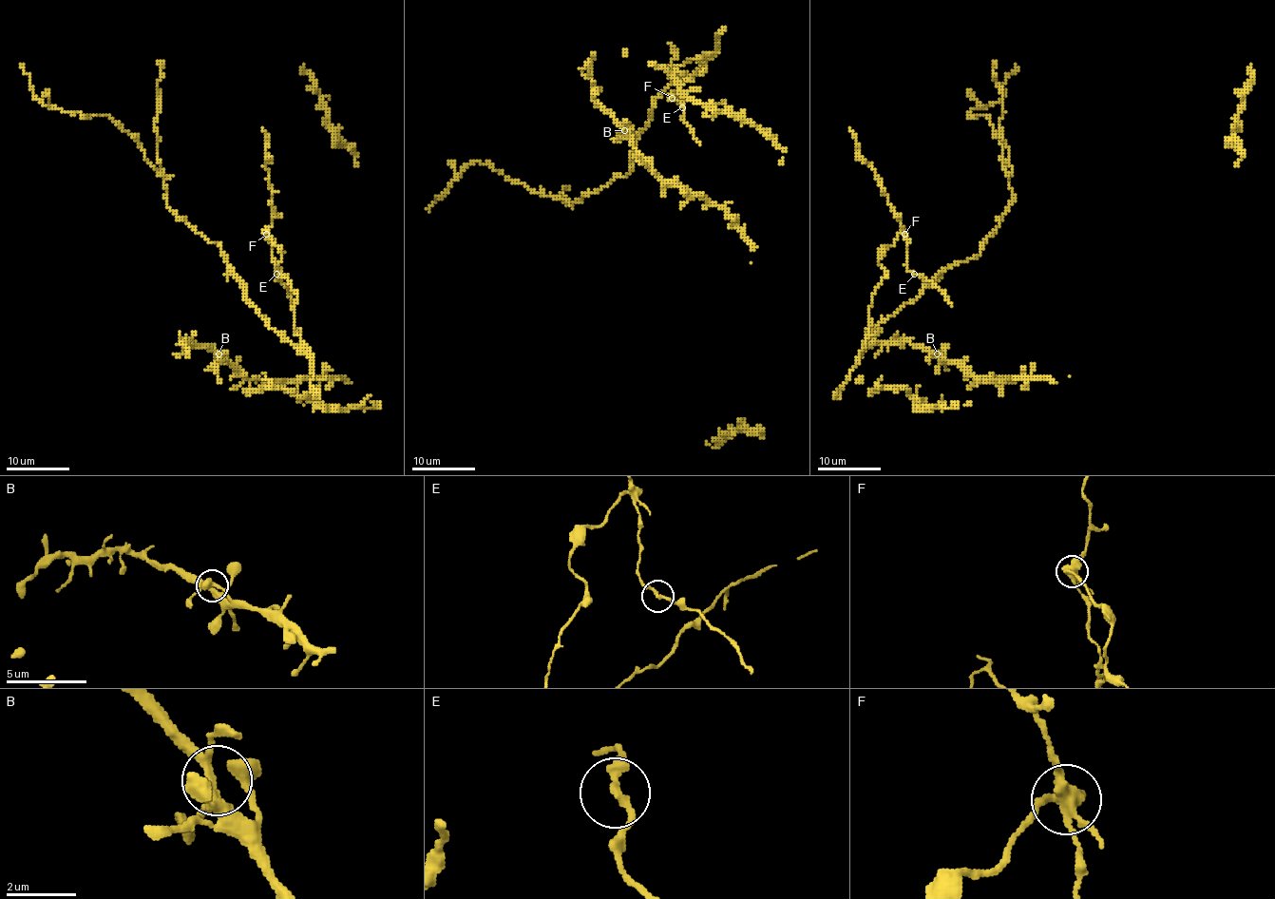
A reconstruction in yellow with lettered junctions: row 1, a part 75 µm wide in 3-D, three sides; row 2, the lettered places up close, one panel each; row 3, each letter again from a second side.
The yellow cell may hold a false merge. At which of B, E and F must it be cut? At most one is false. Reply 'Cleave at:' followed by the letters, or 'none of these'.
Cleave at: F

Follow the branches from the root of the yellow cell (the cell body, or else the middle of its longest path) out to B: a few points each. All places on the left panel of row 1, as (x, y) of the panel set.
B: (244, 373), (223, 361), (218, 353)

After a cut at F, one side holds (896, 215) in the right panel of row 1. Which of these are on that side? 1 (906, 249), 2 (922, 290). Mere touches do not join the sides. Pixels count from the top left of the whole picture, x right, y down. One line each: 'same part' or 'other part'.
1: same part
2: other part

